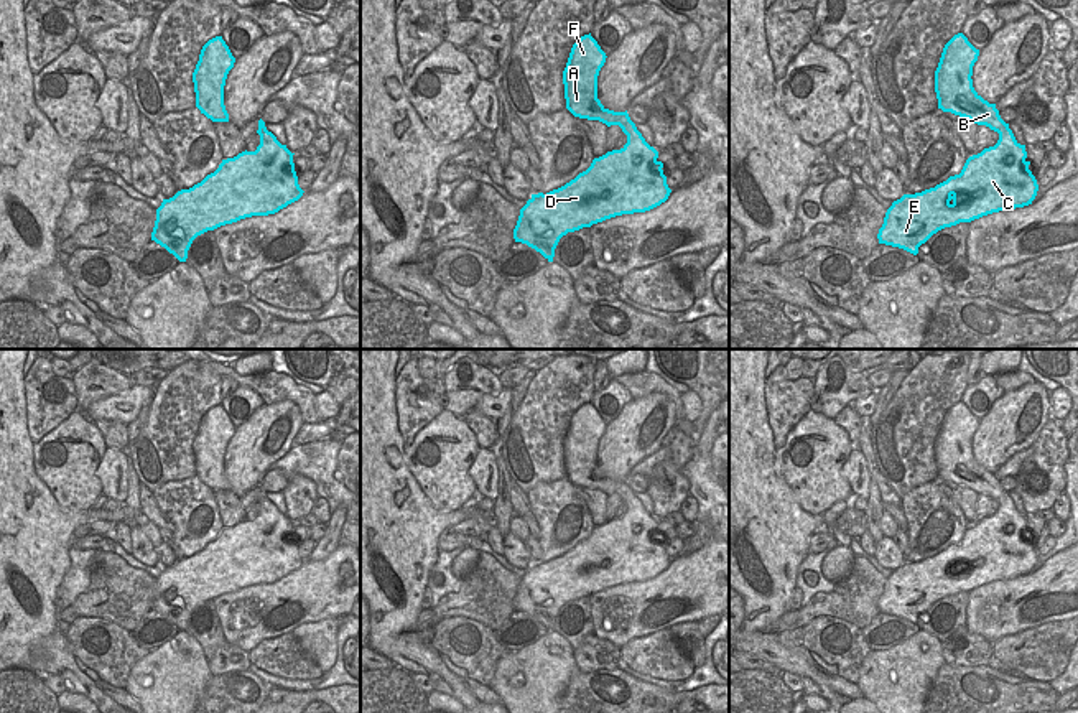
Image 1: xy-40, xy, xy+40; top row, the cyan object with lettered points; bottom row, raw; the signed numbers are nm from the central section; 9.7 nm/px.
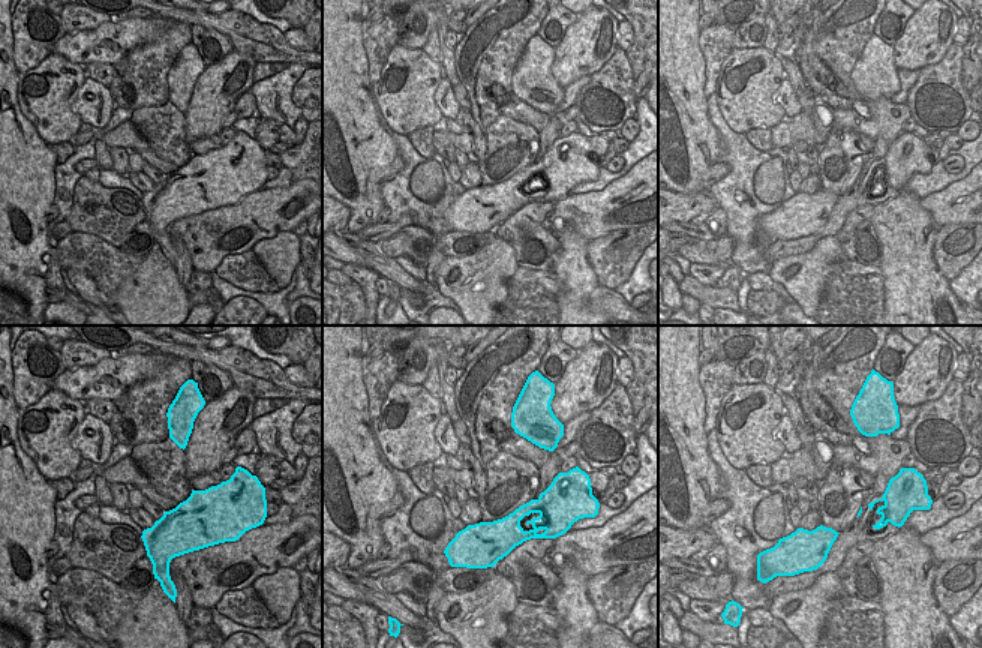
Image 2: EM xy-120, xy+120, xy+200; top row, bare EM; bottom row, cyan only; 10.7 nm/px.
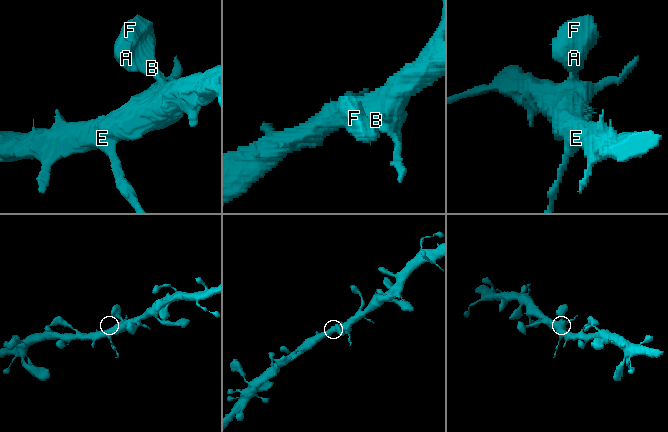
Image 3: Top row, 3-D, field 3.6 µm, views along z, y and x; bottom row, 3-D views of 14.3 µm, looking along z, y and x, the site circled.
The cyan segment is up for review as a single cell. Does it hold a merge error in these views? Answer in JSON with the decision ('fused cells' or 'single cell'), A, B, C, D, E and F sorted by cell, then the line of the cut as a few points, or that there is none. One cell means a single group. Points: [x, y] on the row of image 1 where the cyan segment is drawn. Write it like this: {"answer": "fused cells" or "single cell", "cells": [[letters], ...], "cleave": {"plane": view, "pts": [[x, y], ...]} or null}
{"answer": "single cell", "cells": [["A", "B", "C", "D", "E", "F"]], "cleave": null}

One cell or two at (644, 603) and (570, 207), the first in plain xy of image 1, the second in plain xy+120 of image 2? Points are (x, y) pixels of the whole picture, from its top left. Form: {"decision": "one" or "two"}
{"decision": "one"}

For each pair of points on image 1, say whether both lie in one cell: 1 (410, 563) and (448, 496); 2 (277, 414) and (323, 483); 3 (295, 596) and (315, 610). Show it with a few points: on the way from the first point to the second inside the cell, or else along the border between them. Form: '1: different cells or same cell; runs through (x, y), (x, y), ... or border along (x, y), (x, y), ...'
1: different cells; border along (415, 479), (436, 509), (458, 511)
2: different cells; border along (292, 445), (269, 468)
3: same cell; runs through (300, 596), (310, 605)

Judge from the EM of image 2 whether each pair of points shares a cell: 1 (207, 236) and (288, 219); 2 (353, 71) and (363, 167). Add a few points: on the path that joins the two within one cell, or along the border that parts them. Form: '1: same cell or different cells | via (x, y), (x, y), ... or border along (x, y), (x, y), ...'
1: same cell | via (227, 230), (252, 219), (269, 219)
2: same cell | via (351, 95), (351, 143)

